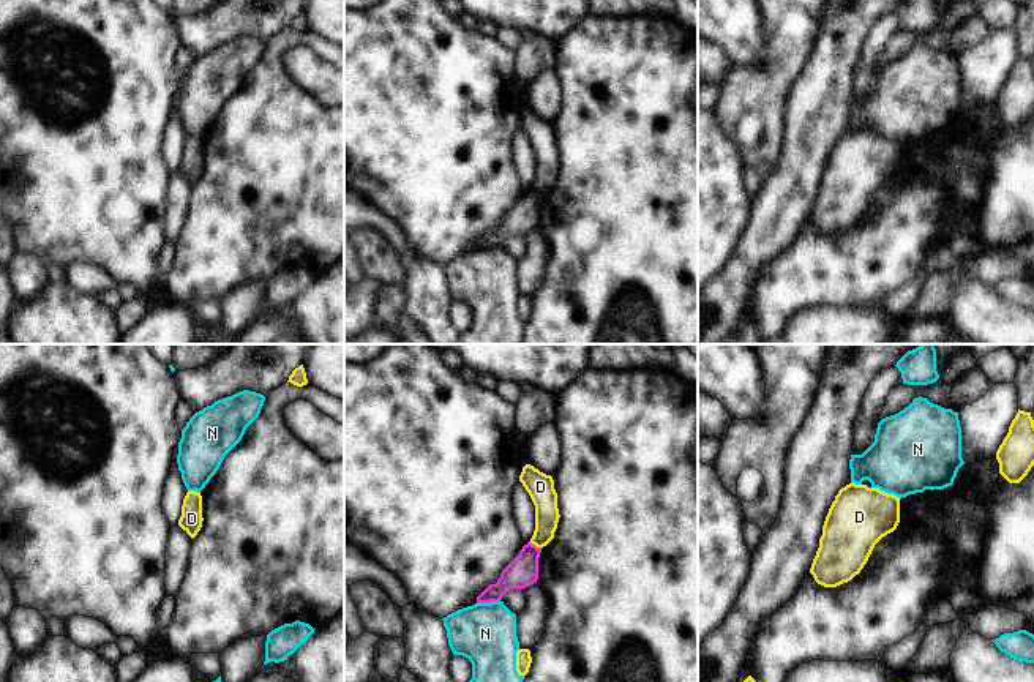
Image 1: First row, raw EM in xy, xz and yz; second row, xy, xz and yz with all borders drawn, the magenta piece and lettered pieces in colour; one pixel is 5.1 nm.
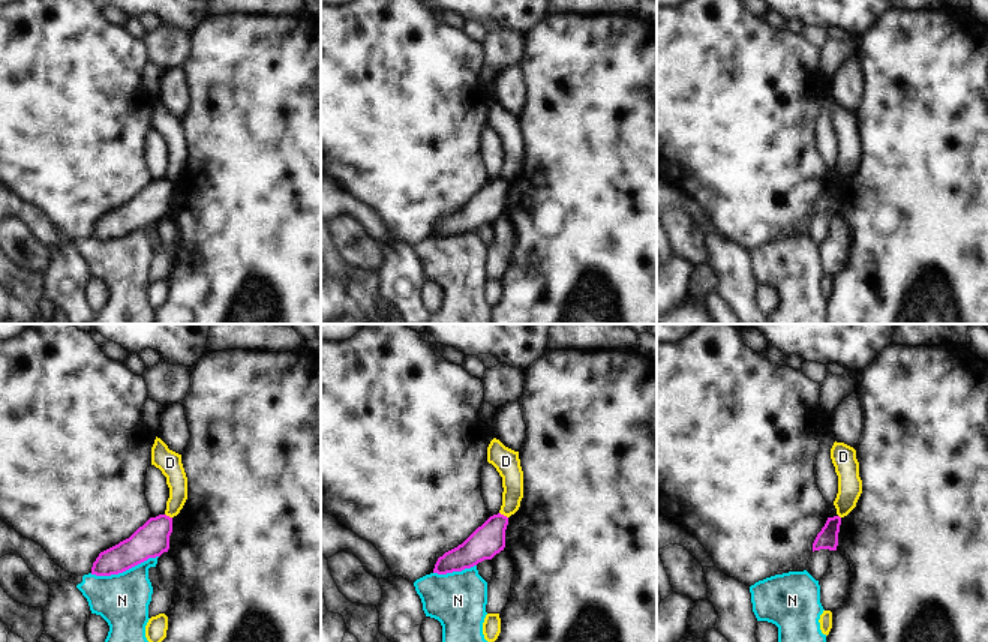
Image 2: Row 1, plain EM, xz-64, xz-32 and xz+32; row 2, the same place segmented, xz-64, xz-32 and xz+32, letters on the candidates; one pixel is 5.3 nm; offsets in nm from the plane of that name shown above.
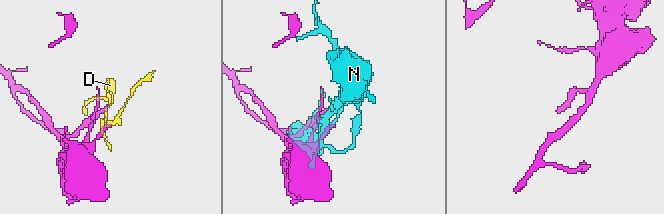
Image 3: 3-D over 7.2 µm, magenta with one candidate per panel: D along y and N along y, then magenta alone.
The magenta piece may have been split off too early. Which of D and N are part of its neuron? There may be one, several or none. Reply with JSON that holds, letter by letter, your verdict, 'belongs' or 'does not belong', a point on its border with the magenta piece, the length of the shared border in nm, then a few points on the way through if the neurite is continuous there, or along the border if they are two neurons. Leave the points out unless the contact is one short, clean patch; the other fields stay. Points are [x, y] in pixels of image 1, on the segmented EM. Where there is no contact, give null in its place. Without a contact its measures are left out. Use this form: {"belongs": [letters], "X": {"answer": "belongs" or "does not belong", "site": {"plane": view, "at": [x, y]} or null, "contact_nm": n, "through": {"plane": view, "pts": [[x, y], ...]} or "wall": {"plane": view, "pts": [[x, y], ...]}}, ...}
{"belongs": [], "D": {"answer": "does not belong", "site": {"plane": "xz", "at": [534, 545]}, "contact_nm": 70, "wall": {"plane": "xz", "pts": [[529, 542], [540, 548]]}}, "N": {"answer": "does not belong", "site": {"plane": "xz", "at": [488, 602]}, "contact_nm": 120}}

